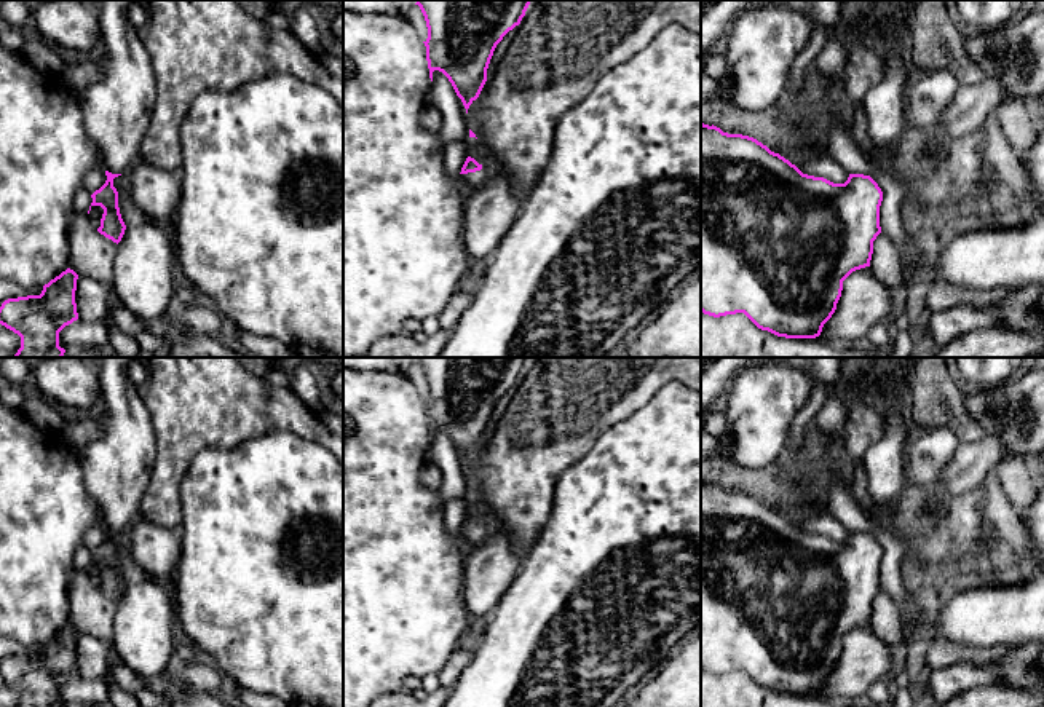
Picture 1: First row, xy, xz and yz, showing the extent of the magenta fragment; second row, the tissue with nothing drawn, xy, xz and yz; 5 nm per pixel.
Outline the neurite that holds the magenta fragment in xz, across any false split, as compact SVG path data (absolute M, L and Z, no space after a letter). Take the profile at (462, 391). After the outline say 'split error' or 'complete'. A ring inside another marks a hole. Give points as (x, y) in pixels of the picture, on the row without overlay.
M417 357L426 385L428 396L426 418L429 436L433 429L442 429L461 456L466 471L469 463L479 455L485 439L487 426L496 402L503 394L520 381L532 357Z; complete

